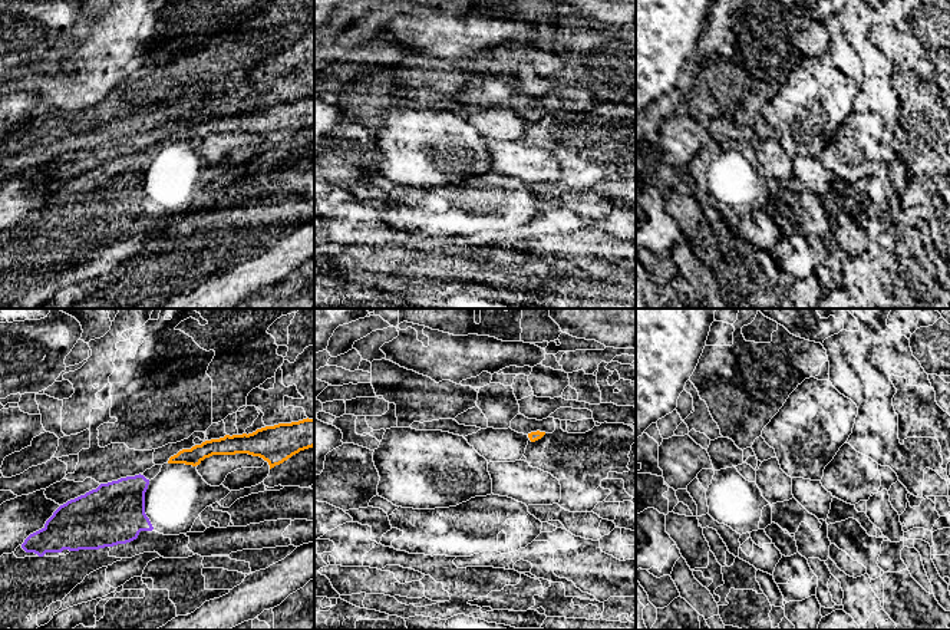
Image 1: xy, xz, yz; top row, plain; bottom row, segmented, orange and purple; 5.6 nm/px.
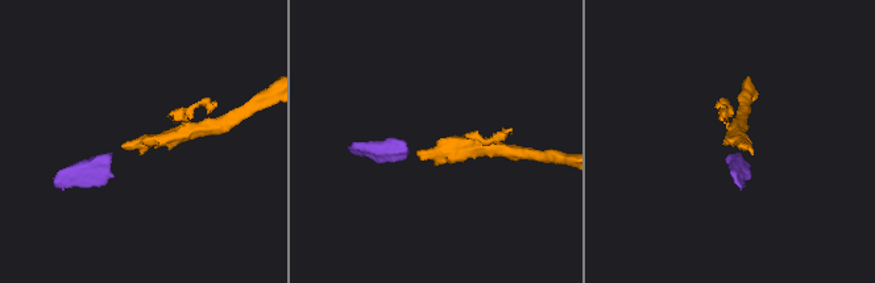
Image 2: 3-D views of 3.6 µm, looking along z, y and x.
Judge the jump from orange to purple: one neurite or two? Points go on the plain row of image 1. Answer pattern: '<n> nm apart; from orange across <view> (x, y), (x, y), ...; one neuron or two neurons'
150 nm apart; from orange across xy (168, 141), (148, 158); one neuron

